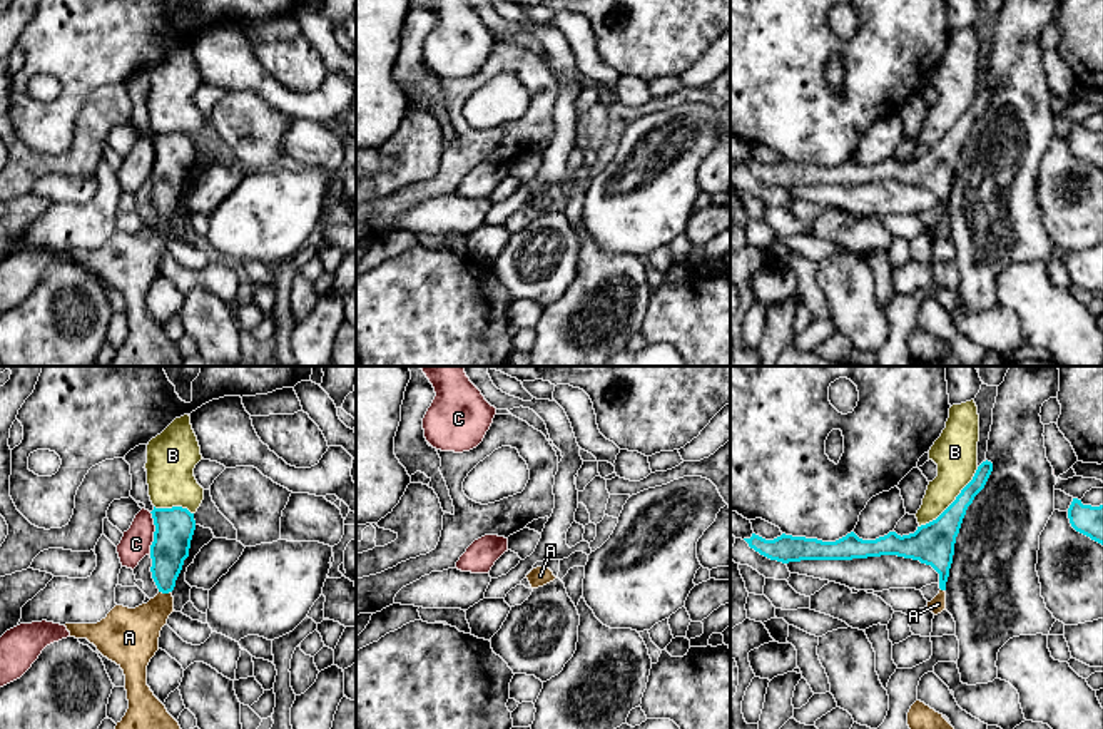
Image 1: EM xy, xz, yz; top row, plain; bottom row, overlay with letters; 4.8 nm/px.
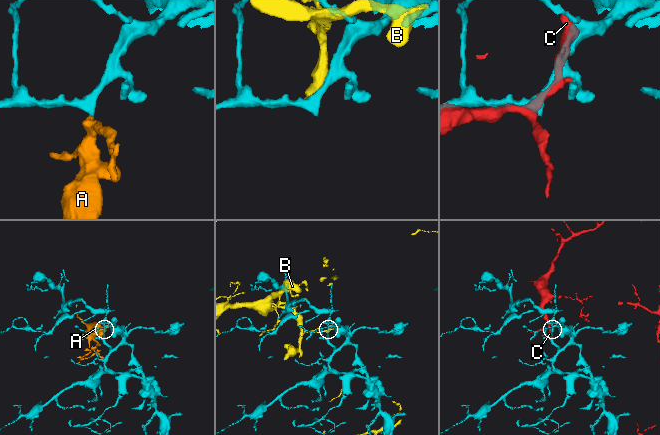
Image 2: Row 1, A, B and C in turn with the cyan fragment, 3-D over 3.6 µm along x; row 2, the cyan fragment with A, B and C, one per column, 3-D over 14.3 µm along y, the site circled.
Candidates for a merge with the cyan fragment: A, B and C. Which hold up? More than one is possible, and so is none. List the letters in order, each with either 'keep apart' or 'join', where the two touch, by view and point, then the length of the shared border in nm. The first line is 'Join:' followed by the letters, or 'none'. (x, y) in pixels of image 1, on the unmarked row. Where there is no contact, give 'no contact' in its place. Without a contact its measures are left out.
Join: A
A: join | xy (164, 218) | 60 nm
B: keep apart | yz (955, 126) | 400 nm
C: keep apart | xy (154, 158) | 200 nm

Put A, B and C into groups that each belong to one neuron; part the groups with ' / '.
A / B / C

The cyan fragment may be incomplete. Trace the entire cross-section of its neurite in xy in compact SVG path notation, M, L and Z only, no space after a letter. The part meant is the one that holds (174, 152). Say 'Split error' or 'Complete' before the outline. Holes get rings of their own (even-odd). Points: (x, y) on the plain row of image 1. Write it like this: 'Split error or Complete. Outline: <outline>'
Split error. Outline: M154 132L150 139L155 150L150 197L159 219L135 234L115 231L97 249L65 249L70 263L87 264L124 296L129 334L109 366L182 366L179 348L147 311L147 291L174 237L170 217L189 182L196 145L182 132Z

